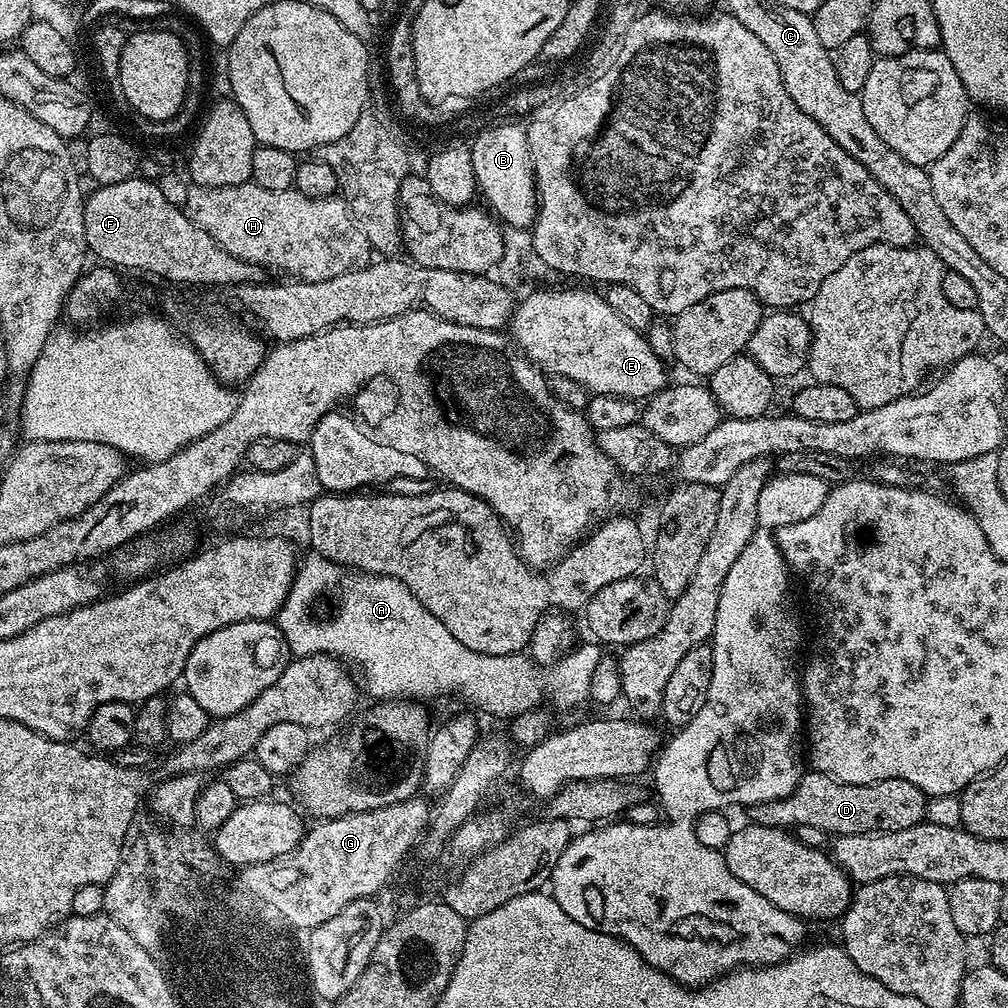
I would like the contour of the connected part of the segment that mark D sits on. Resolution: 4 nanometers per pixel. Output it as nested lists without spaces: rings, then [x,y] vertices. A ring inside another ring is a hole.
[[[808,770],[789,796],[751,805],[747,809],[747,819],[754,824],[785,830],[795,829],[798,824],[814,826],[814,830],[827,832],[832,838],[867,832],[897,832],[925,823],[928,801],[929,797],[918,790],[918,786],[910,786],[910,782],[879,780],[873,784],[843,784],[825,772]]]

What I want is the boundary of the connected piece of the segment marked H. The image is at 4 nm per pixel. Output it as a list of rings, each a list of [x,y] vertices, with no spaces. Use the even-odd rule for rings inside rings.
[[[254,183],[211,188],[201,184],[189,187],[183,206],[188,217],[226,254],[242,258],[258,267],[285,268],[288,272],[304,272],[310,282],[338,278],[338,274],[363,268],[370,260],[370,249],[362,230],[352,221],[348,203],[339,195],[309,198],[296,191],[262,190]]]

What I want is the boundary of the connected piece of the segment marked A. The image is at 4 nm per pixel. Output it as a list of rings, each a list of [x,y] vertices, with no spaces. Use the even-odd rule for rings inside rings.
[[[319,554],[311,555],[312,556],[306,557],[305,560],[303,557],[303,559],[299,561],[296,576],[292,579],[292,588],[288,591],[288,596],[285,598],[284,604],[281,606],[278,613],[280,632],[284,636],[285,642],[288,643],[288,651],[293,657],[319,656],[321,654],[325,656],[335,656],[337,660],[343,662],[345,665],[351,666],[357,673],[360,671],[361,674],[364,675],[364,684],[368,687],[369,694],[376,696],[372,698],[375,698],[377,701],[391,700],[393,698],[424,698],[420,696],[436,696],[440,692],[457,692],[458,695],[465,696],[468,700],[473,700],[478,707],[485,708],[485,710],[492,716],[509,716],[509,718],[515,718],[522,714],[526,714],[532,709],[539,709],[541,705],[544,704],[542,702],[547,696],[552,696],[553,702],[560,708],[572,708],[575,704],[580,704],[583,700],[587,701],[589,699],[588,691],[592,685],[594,670],[598,666],[598,662],[602,659],[602,652],[600,652],[602,651],[602,648],[599,643],[591,642],[592,644],[584,644],[581,648],[576,649],[573,647],[571,651],[559,661],[558,667],[555,669],[557,672],[554,673],[553,676],[548,673],[551,671],[537,666],[527,655],[524,654],[513,654],[510,656],[478,654],[474,650],[470,650],[470,646],[462,646],[462,642],[458,642],[458,638],[454,638],[454,634],[450,634],[450,630],[446,630],[446,626],[442,626],[442,622],[438,622],[438,618],[434,618],[434,614],[430,614],[430,610],[426,610],[426,606],[422,606],[422,602],[418,602],[418,598],[415,594],[398,578],[394,578],[393,576],[379,576],[373,572],[357,572],[355,570],[349,570],[340,567],[338,564],[332,563],[332,561],[326,559],[325,556]],[[320,592],[329,592],[330,595],[336,596],[336,613],[334,613],[329,620],[315,620],[315,618],[312,617],[312,603],[319,598]]]

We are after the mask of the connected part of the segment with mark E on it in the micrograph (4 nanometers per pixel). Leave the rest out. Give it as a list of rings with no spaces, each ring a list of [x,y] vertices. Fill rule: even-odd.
[[[560,288],[557,292],[532,292],[521,304],[519,301],[513,307],[511,328],[510,336],[516,347],[541,372],[553,372],[553,377],[572,379],[589,393],[620,396],[622,399],[644,402],[665,387],[666,365],[647,344],[645,333],[630,326],[630,322],[618,318],[618,314],[610,310],[610,306],[599,291],[583,292],[580,288]]]

